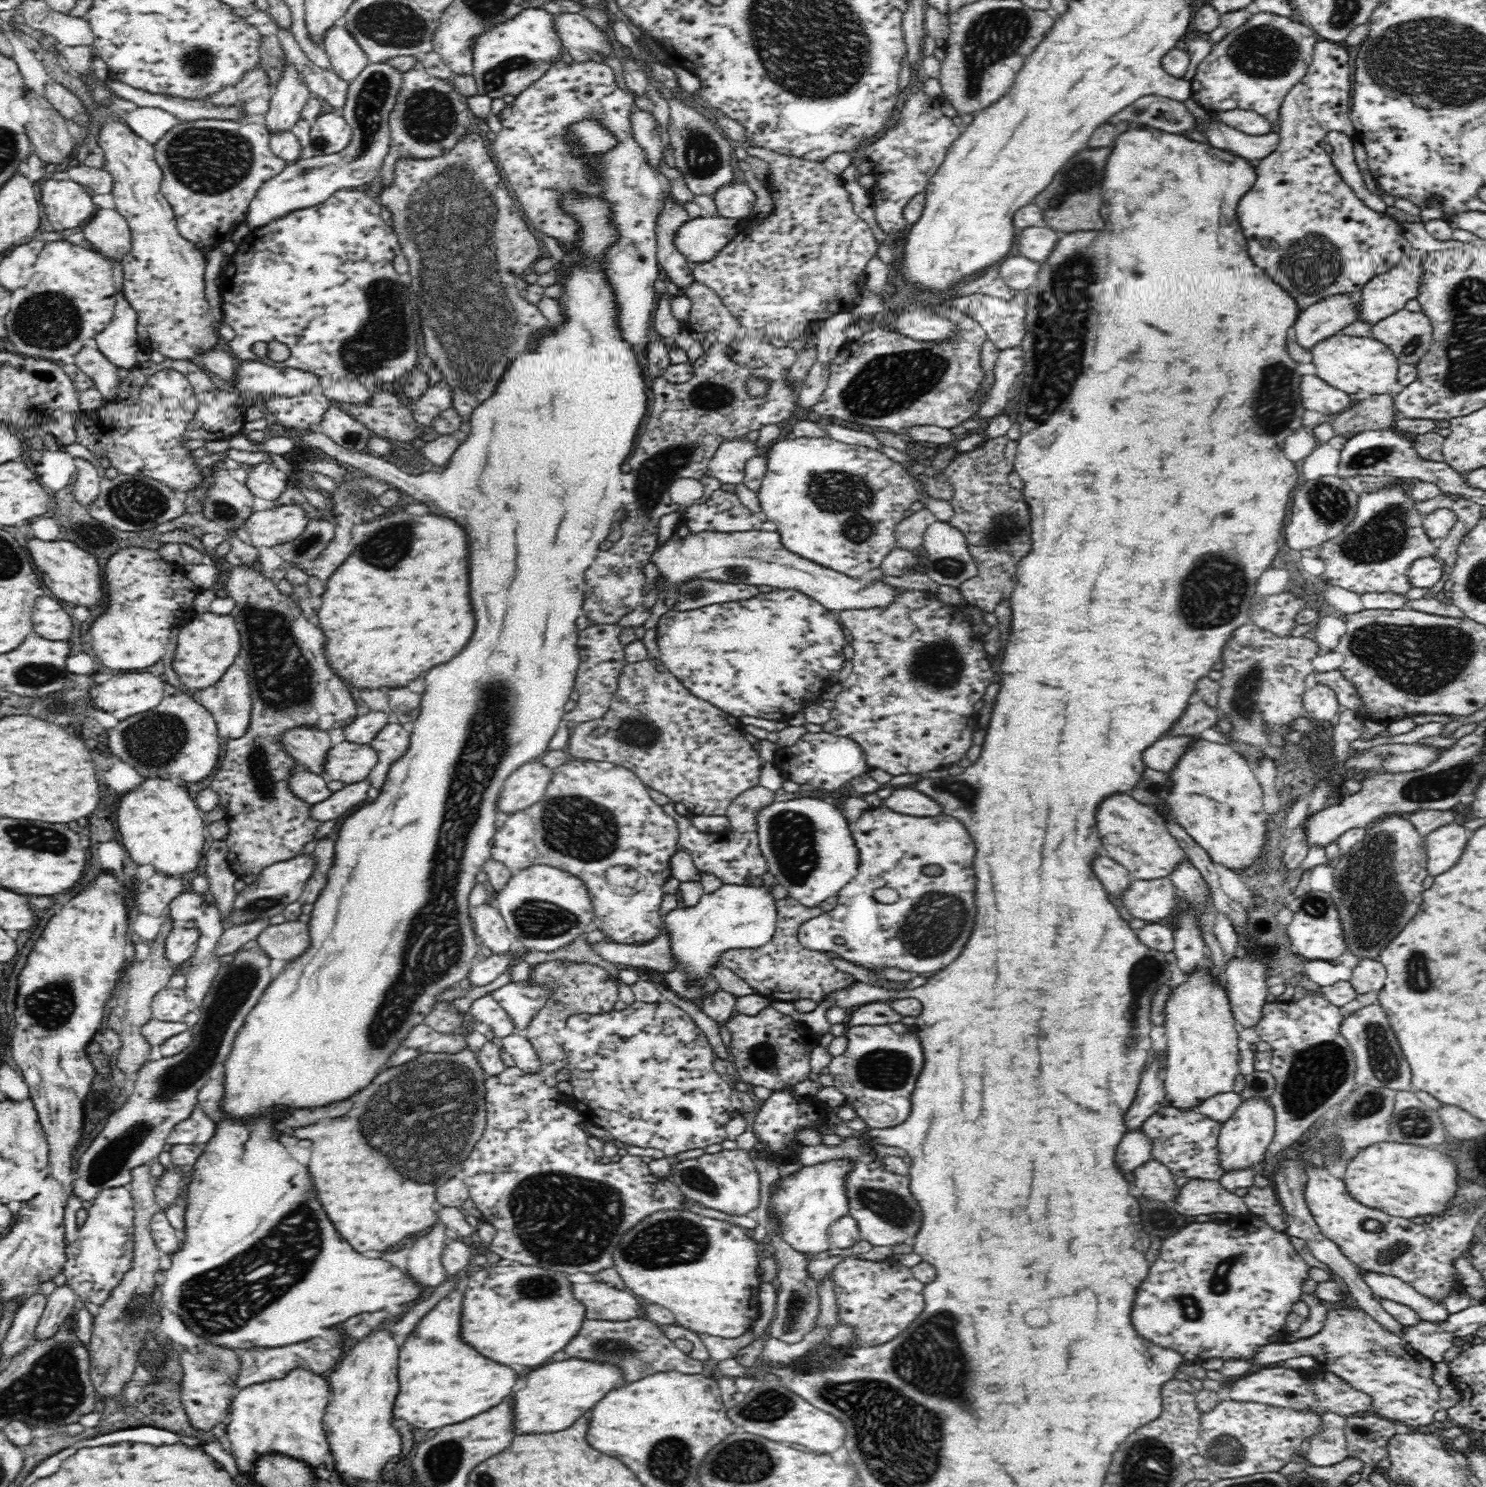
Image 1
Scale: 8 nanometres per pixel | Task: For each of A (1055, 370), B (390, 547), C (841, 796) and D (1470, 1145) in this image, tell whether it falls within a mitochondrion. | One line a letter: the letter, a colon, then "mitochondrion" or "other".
A: mitochondrion
B: mitochondrion
C: other
D: other

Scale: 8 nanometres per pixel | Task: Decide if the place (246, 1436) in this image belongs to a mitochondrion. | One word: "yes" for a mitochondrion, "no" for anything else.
no

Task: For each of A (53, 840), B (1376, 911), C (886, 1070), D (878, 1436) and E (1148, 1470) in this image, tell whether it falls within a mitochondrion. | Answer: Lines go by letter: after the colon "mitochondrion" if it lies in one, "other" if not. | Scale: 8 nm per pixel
A: mitochondrion
B: mitochondrion
C: mitochondrion
D: mitochondrion
E: mitochondrion

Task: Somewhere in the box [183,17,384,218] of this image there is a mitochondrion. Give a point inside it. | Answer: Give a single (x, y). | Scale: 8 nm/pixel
(320, 143)

